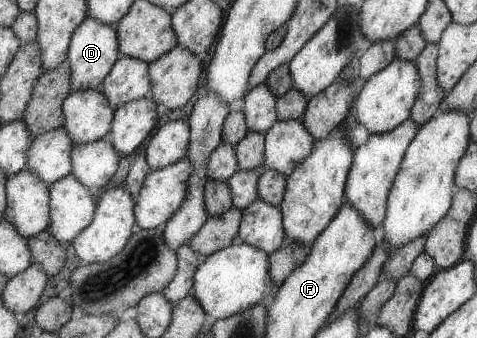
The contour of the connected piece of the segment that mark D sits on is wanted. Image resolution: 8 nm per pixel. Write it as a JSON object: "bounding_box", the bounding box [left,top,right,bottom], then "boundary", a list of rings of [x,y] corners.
{"bounding_box":[68,16,123,91],"boundary":[[[91,16],[86,18],[74,32],[68,52],[68,62],[72,66],[73,91],[101,89],[103,81],[123,56],[116,26],[110,25]]]}

